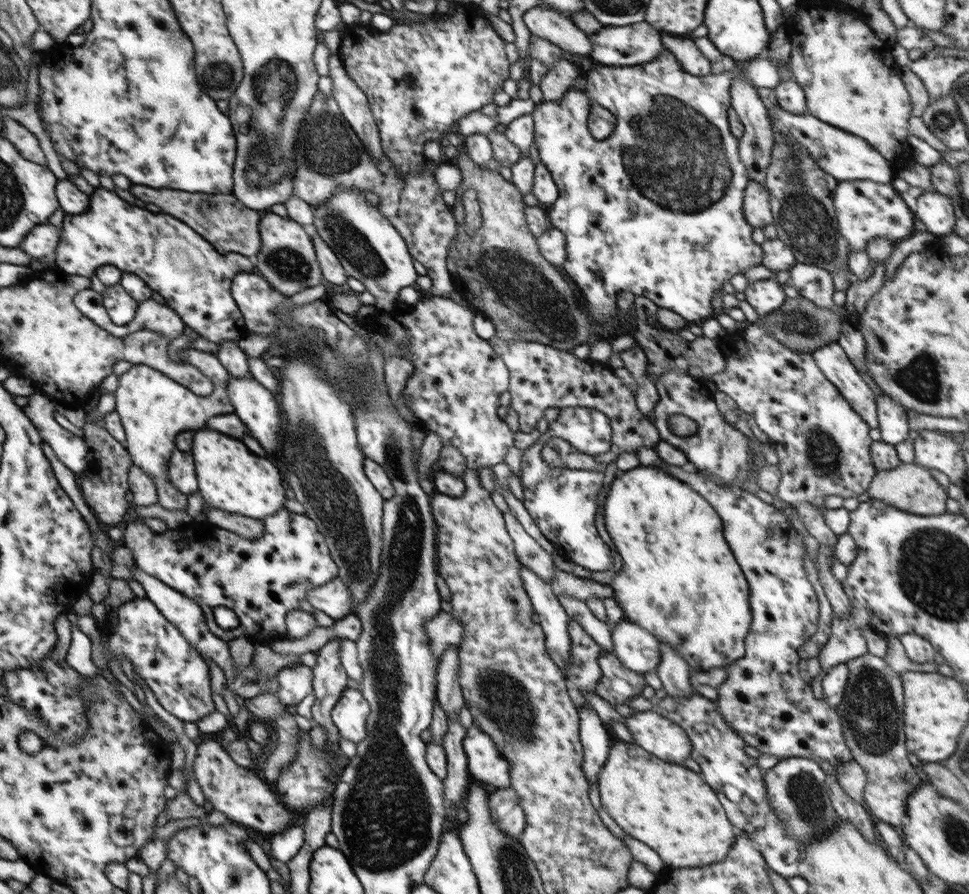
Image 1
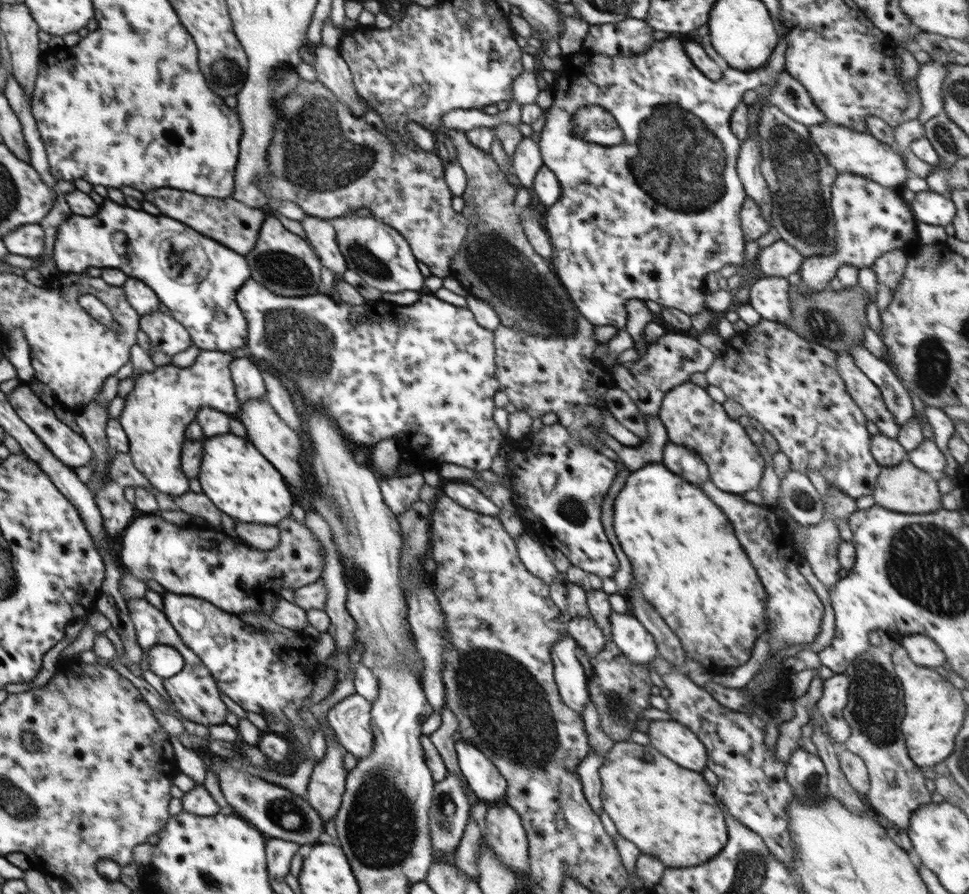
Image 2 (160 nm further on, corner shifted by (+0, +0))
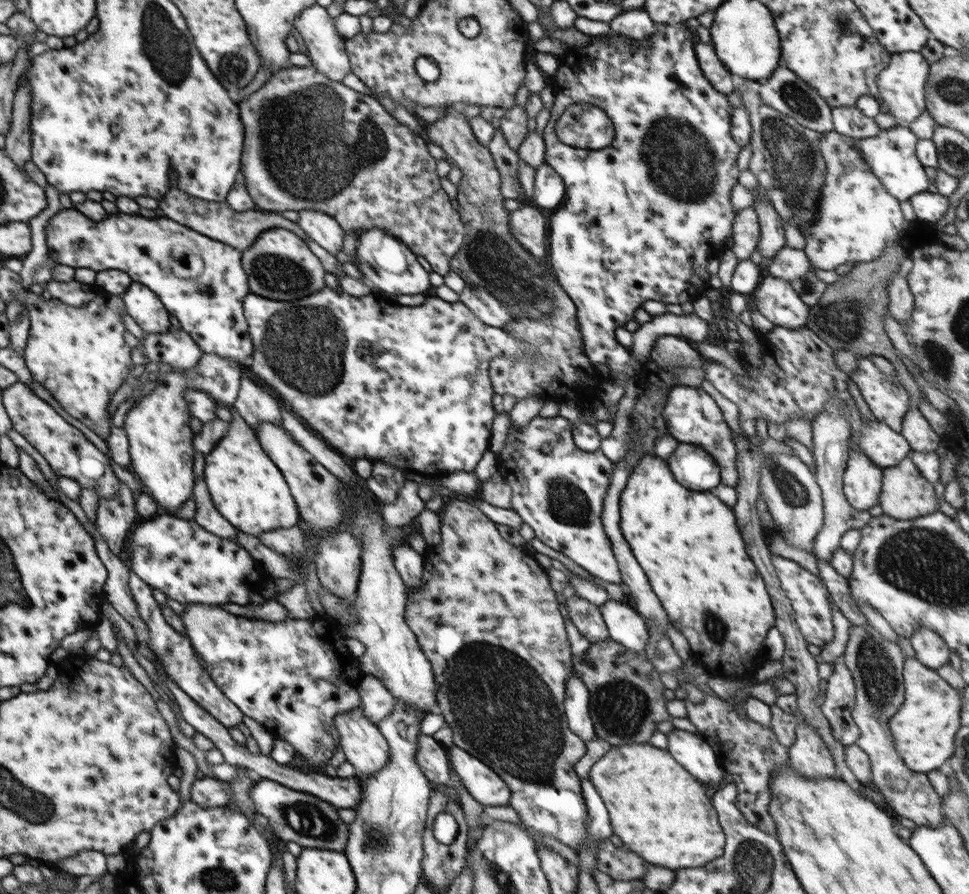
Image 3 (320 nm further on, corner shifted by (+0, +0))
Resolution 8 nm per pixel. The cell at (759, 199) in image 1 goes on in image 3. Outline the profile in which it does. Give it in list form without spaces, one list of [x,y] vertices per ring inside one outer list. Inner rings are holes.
[[[743,208],[736,213],[733,222],[734,244],[730,249],[737,259],[746,260],[757,249],[761,228],[755,208]]]

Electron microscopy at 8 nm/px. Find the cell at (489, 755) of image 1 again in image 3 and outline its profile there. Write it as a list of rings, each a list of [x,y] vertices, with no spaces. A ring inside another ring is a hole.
[[[456,745],[447,748],[449,762],[462,781],[463,787],[484,806],[506,806],[511,792],[509,786],[476,756],[458,748]]]

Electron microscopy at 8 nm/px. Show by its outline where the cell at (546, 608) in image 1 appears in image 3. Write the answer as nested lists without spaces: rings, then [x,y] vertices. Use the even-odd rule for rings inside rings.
[[[573,671],[566,681],[564,706],[568,728],[585,743],[597,738],[594,723],[590,716],[590,691],[585,682]]]

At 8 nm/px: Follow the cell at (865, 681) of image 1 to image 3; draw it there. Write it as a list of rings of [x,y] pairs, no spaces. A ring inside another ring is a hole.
[[[852,625],[849,628],[849,639],[842,655],[846,666],[852,673],[856,704],[852,716],[859,726],[860,736],[855,742],[871,760],[872,784],[886,798],[886,804],[894,810],[896,817],[911,826],[942,825],[942,800],[934,791],[927,773],[912,772],[900,758],[894,746],[894,736],[890,732],[888,721],[900,704],[904,702],[904,661],[905,656],[896,642],[886,641],[874,627]]]

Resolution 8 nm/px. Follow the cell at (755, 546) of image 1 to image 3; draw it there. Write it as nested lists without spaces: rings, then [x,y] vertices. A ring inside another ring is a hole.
[[[771,554],[771,561],[774,565],[777,577],[786,596],[790,599],[795,615],[794,622],[801,630],[805,641],[814,651],[820,650],[834,640],[834,624],[832,624],[832,608],[828,601],[829,590],[816,574],[810,573],[795,561]]]

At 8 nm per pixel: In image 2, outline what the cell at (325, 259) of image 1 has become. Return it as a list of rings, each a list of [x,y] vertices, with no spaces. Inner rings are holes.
[[[307,215],[300,224],[323,266],[340,277],[347,269],[347,264],[338,246],[337,230],[334,228],[333,221]]]

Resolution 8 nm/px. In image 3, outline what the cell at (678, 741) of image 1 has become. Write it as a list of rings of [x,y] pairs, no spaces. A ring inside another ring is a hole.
[[[676,728],[667,735],[668,749],[667,751],[688,771],[696,780],[699,780],[708,790],[720,789],[726,779],[726,774],[721,770],[721,766],[717,761],[716,753],[713,748],[698,734],[678,730]]]

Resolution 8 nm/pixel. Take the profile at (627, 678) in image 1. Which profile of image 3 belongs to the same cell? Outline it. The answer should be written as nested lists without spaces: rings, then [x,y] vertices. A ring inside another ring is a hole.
[[[608,637],[602,642],[591,644],[583,656],[576,655],[574,659],[576,674],[583,679],[590,691],[590,716],[594,723],[595,733],[602,740],[608,741],[612,746],[644,744],[650,742],[652,734],[657,731],[656,726],[659,722],[671,720],[666,706],[668,700],[664,698],[665,686],[661,681],[661,675],[653,667],[645,651],[628,650]]]

